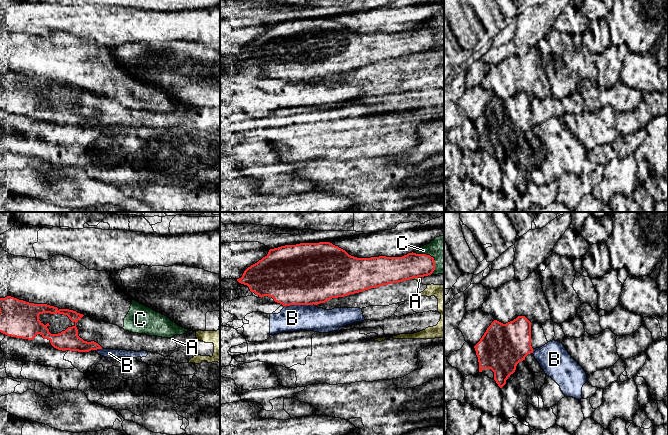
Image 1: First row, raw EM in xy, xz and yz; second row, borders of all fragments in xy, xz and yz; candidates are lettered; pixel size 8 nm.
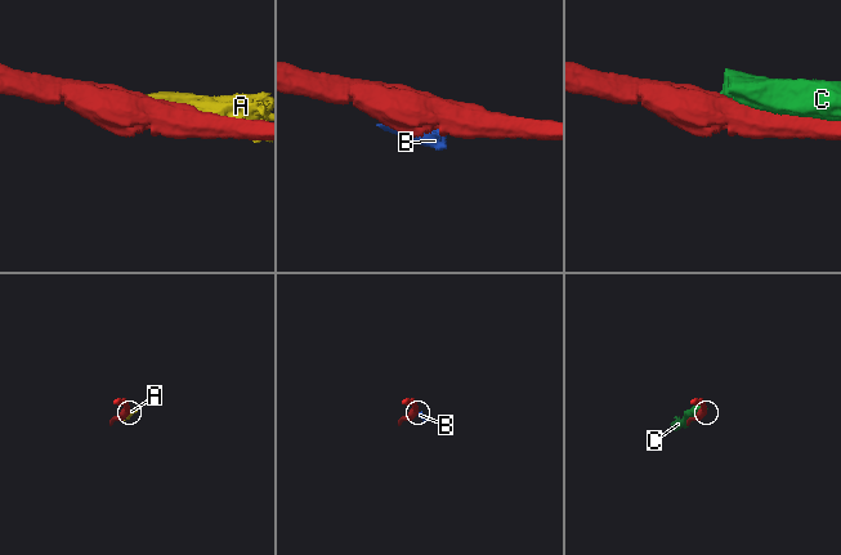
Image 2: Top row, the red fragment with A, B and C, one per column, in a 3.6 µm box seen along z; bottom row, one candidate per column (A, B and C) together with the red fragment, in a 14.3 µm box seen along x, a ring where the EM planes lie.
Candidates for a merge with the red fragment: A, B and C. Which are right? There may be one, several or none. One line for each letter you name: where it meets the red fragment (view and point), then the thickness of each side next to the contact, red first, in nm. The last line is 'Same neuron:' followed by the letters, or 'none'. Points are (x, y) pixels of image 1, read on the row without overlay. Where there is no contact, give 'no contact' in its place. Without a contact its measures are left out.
Same neuron: none

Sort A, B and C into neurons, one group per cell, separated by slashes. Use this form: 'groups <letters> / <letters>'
groups A / B / C

